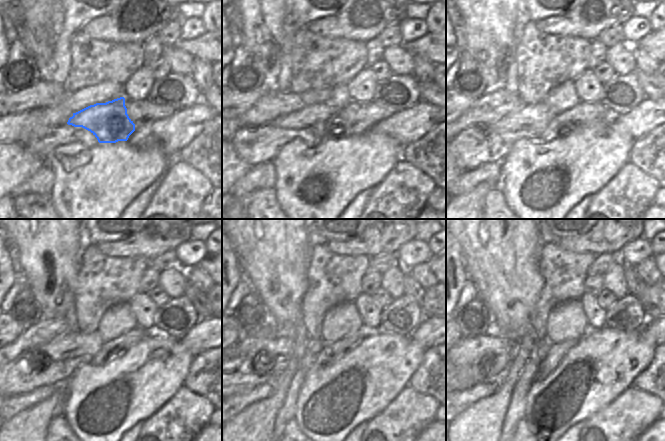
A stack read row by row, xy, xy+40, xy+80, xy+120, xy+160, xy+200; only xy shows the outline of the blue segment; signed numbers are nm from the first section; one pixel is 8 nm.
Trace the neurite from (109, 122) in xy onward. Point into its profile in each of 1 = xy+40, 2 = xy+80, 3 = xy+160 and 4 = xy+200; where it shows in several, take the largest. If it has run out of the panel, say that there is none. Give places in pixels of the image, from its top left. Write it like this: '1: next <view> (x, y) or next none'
1: next xy+40 (323, 119)
2: next xy+80 (535, 118)
3: next xy+160 (280, 348)
4: next xy+200 (495, 352)

